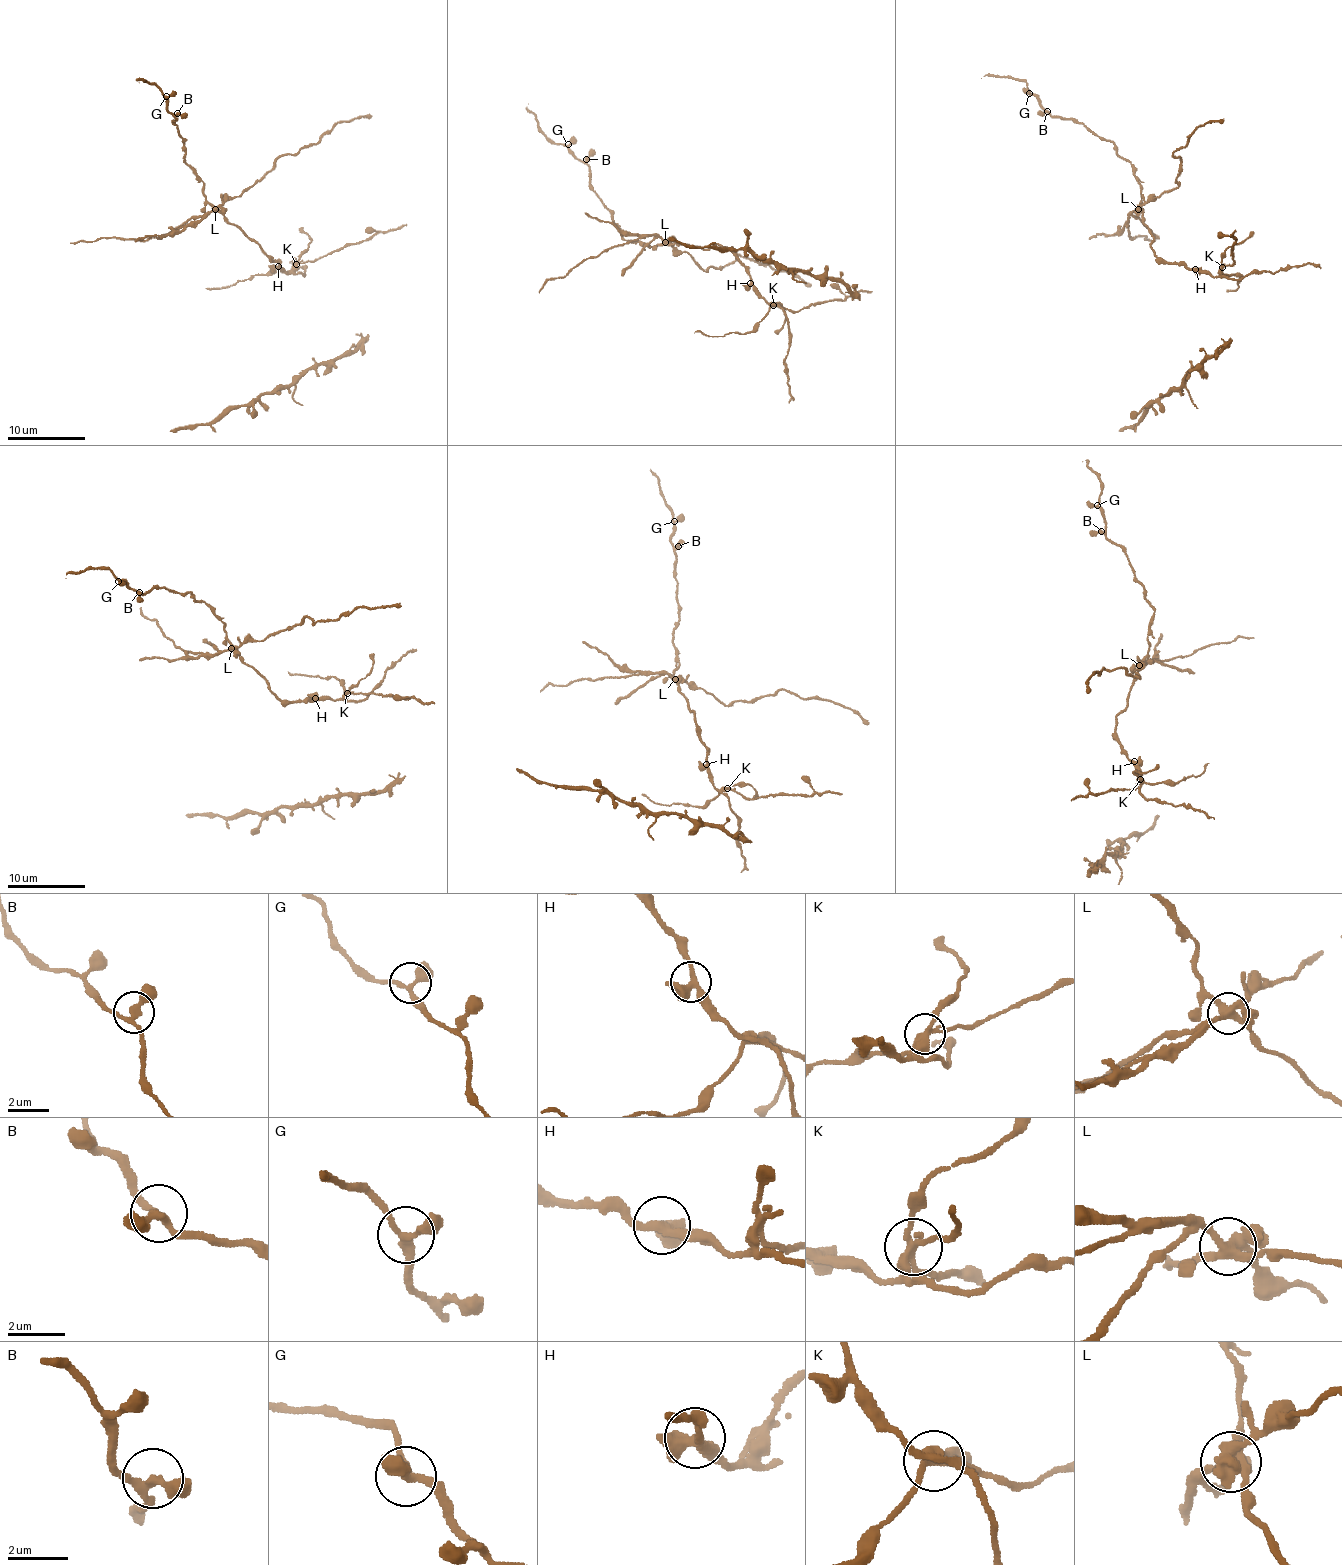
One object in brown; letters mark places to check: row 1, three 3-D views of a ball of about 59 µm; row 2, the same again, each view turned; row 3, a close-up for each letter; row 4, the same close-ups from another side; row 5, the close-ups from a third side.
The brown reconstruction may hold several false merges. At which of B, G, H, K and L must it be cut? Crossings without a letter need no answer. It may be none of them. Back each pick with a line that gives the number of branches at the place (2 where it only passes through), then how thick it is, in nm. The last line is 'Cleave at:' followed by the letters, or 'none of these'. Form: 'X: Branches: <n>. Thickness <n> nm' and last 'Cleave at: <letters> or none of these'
K: Branches: 4. Thickness 280 nm
L: Branches: 4. Thickness 380 nm
Cleave at: K, L

